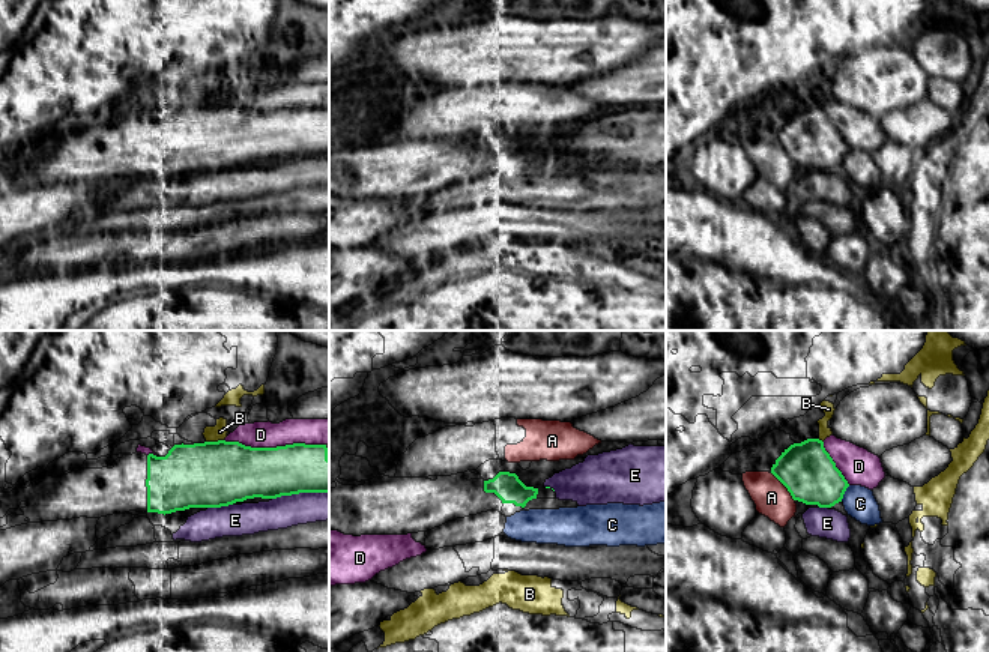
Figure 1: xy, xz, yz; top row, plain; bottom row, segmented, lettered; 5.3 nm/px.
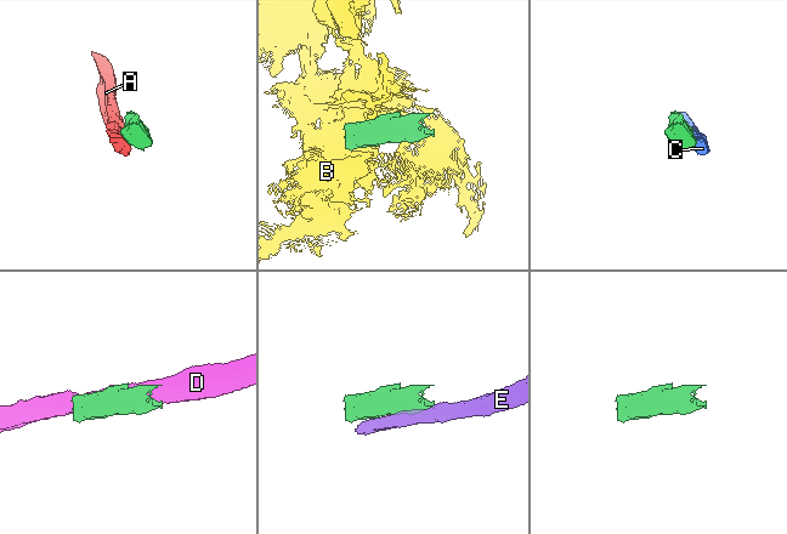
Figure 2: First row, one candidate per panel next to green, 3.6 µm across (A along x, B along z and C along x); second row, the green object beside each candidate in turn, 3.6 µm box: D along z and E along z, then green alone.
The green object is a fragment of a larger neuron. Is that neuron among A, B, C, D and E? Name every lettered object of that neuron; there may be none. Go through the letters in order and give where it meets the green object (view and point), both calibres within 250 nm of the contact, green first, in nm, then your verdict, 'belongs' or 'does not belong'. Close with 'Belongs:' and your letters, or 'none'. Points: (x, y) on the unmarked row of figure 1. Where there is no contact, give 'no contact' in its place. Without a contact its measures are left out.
A: meets green in yz at (785, 149); 300 nm thick on the green side, 190 nm on the other; does not belong
B: meets green in xy at (214, 105); 360 nm thick on the green side, 80 nm on the other; does not belong
C: meets green in yz at (843, 156); 300 nm thick on the green side, 170 nm on the other; does not belong
D: meets green in xy at (277, 110); 300 nm thick on the green side, 140 nm on the other; does not belong
E: meets green in xy at (299, 155); 280 nm thick on the green side, 170 nm on the other; does not belong
Belongs: none

